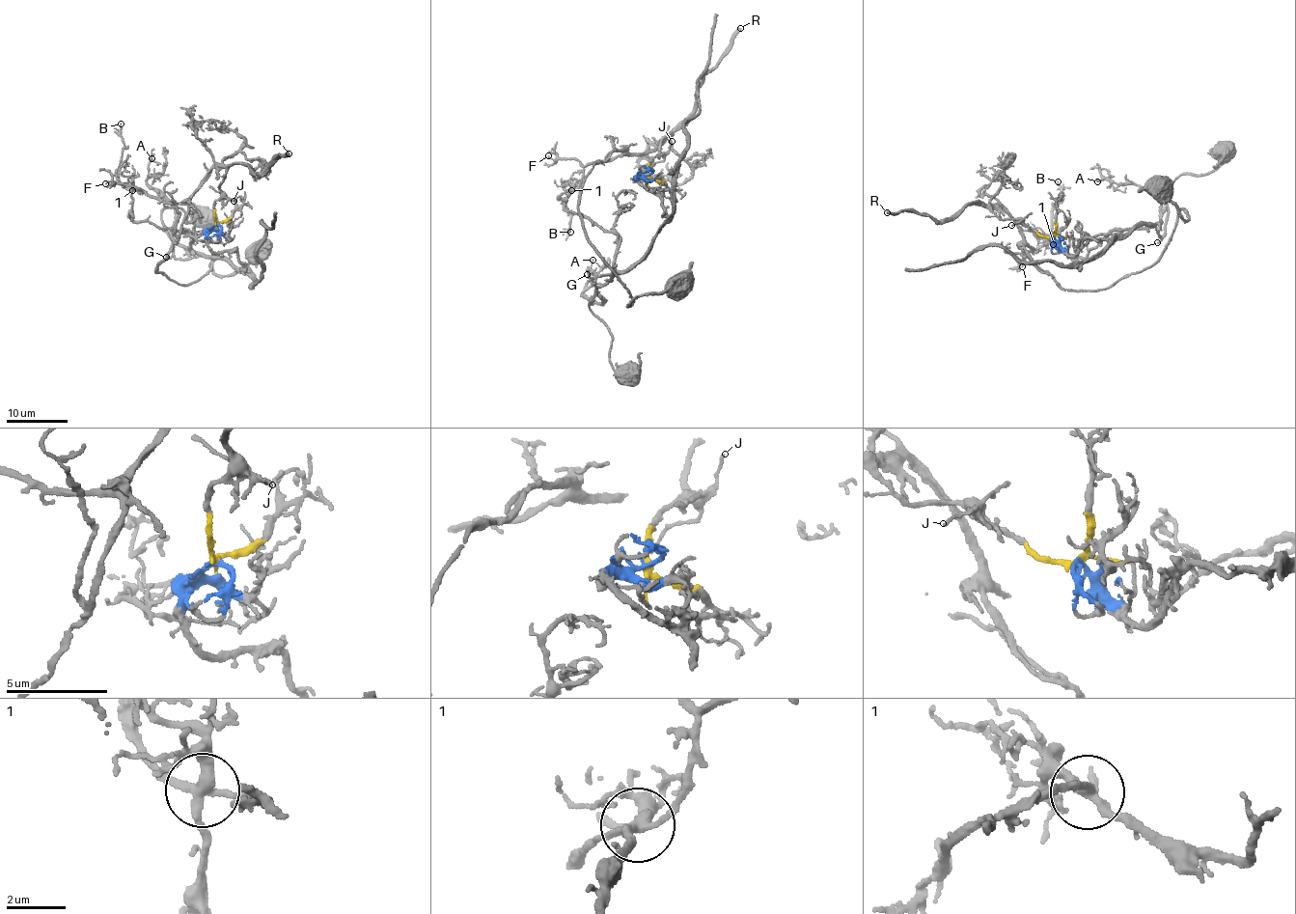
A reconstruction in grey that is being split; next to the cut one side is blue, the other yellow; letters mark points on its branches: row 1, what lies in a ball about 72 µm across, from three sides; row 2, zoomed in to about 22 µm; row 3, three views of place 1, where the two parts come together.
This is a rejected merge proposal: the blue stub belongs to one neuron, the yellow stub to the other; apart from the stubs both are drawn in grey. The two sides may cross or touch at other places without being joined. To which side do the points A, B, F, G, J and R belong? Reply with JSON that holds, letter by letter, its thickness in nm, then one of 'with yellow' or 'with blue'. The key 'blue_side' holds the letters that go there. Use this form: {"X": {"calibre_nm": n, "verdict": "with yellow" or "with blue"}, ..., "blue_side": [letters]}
{"A": {"calibre_nm": 160, "verdict": "with blue"}, "B": {"calibre_nm": 130, "verdict": "with yellow"}, "F": {"calibre_nm": 110, "verdict": "with yellow"}, "G": {"calibre_nm": 110, "verdict": "with blue"}, "J": {"calibre_nm": 130, "verdict": "with yellow"}, "R": {"calibre_nm": 400, "verdict": "with yellow"}, "blue_side": ["A", "G"]}

